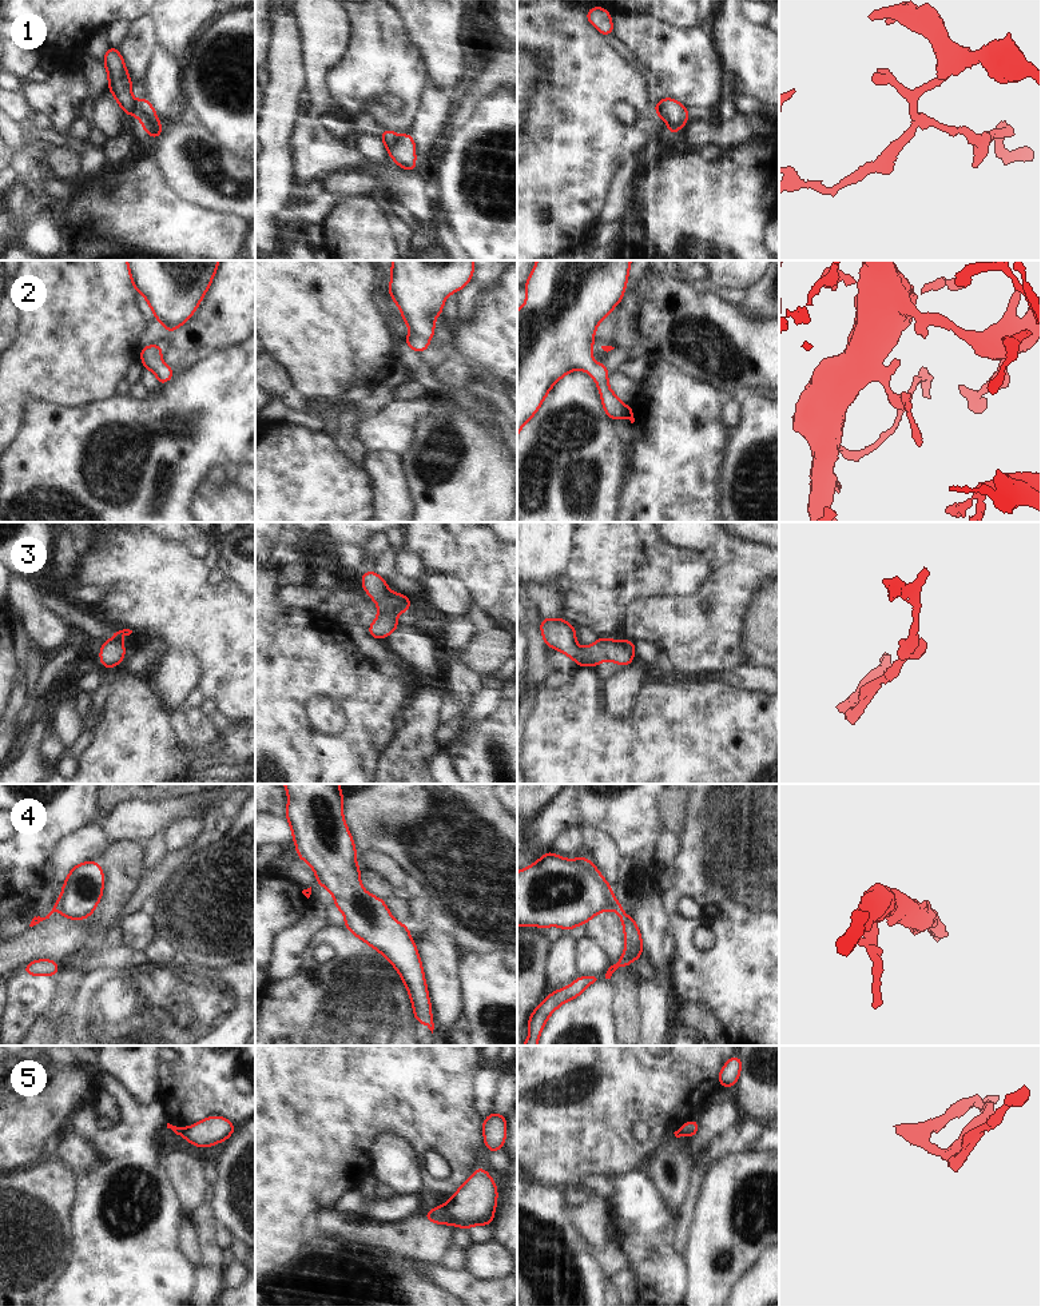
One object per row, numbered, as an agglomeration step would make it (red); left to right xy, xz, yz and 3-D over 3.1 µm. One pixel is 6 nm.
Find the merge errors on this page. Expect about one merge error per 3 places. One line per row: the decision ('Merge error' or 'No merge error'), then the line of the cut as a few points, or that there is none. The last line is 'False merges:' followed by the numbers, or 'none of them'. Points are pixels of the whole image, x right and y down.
1: Merge error. Split along xz (398, 138), (388, 148)
2: No merge error. No split
3: No merge error. No split
4: Merge error. Split along yz (616, 902), (614, 910)
5: Merge error. Split along xz (442, 1206), (453, 1223)
False merges: 1, 4, 5.

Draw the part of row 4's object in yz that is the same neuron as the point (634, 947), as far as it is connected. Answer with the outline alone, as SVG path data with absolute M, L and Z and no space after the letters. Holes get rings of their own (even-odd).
M616 903L615 911L617 912L623 923L625 951L623 952L623 956L620 957L620 960L608 968L605 973L605 979L611 979L612 973L617 968L629 965L632 961L640 957L641 953L644 952L643 943L641 943L641 933L639 928L636 927L635 917L627 916L624 912L624 907L619 903Z

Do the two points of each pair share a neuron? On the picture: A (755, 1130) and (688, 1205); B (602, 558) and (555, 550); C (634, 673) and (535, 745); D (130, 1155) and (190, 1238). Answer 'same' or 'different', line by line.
A: different
B: different
C: different
D: different

